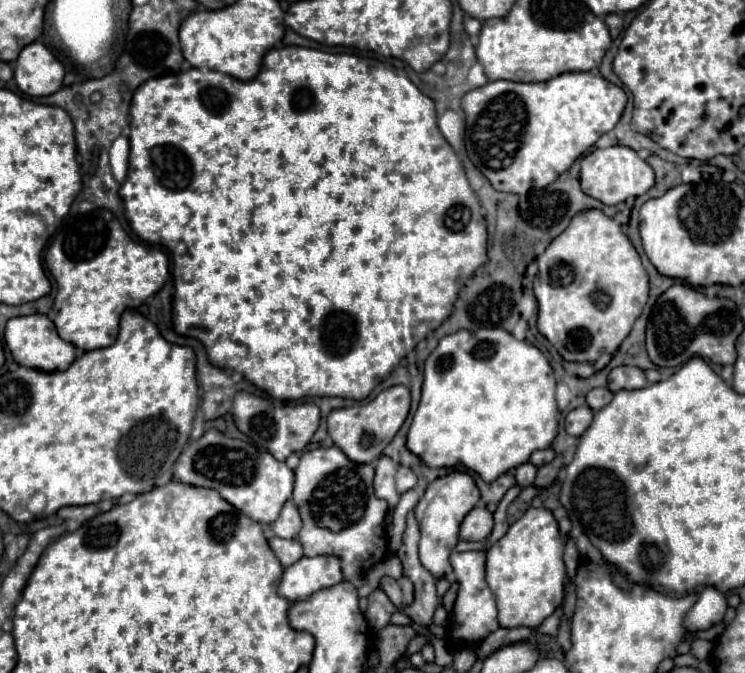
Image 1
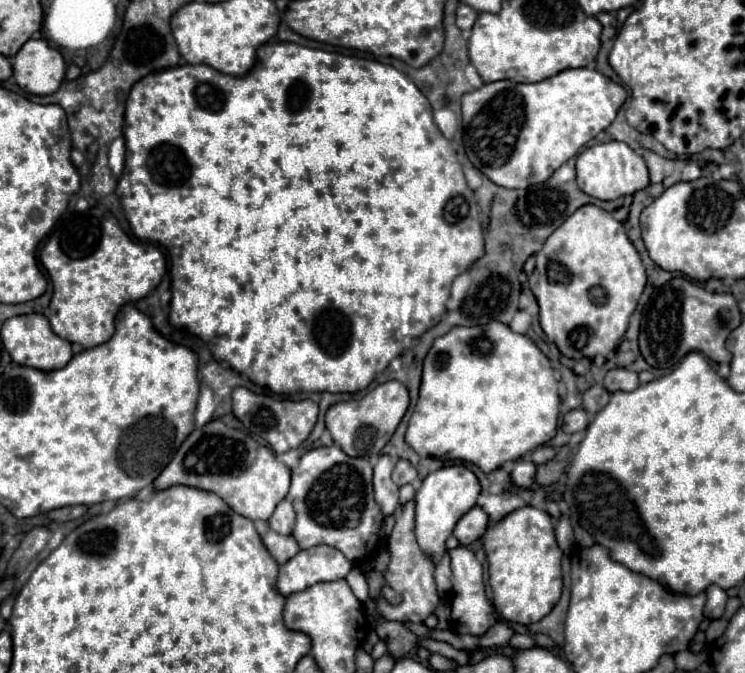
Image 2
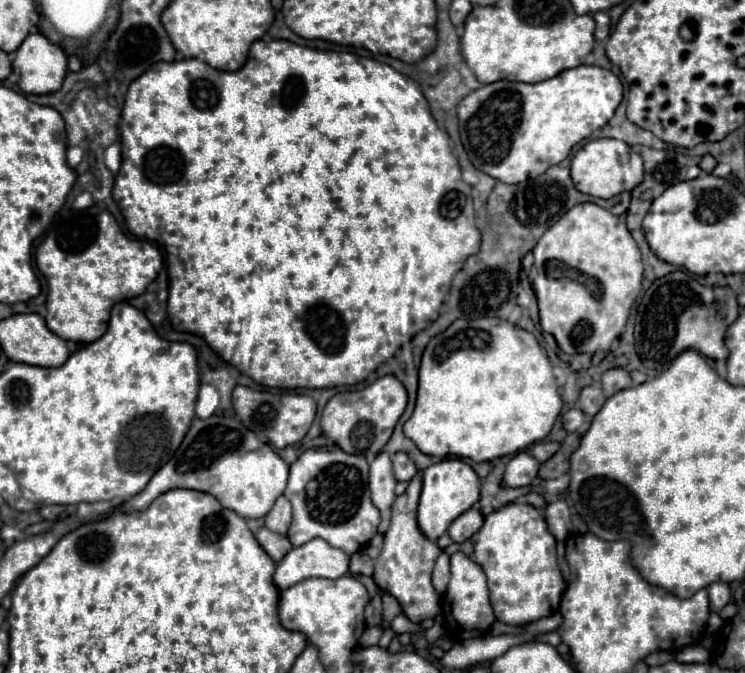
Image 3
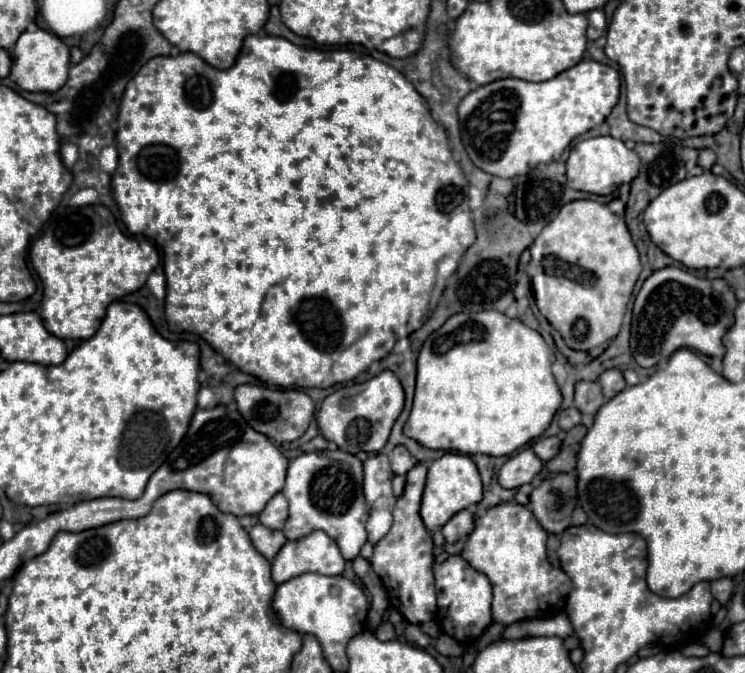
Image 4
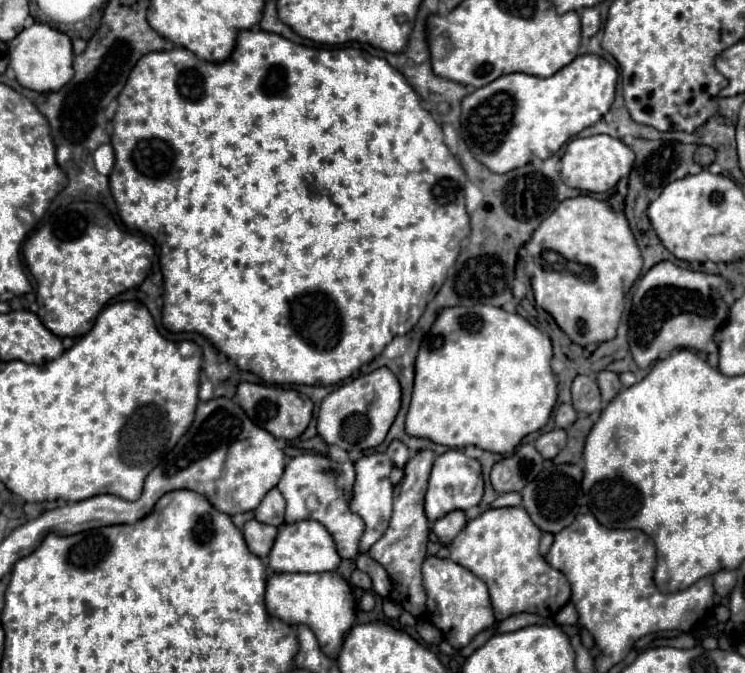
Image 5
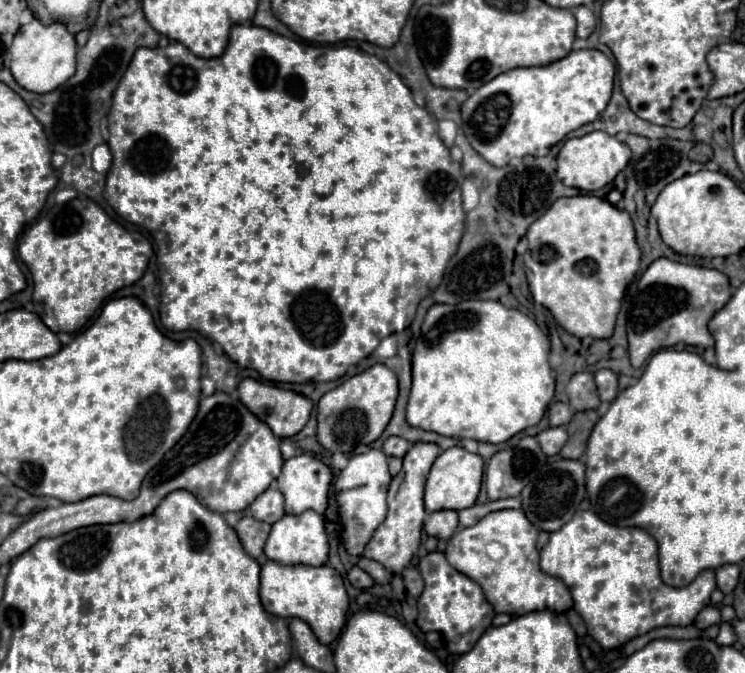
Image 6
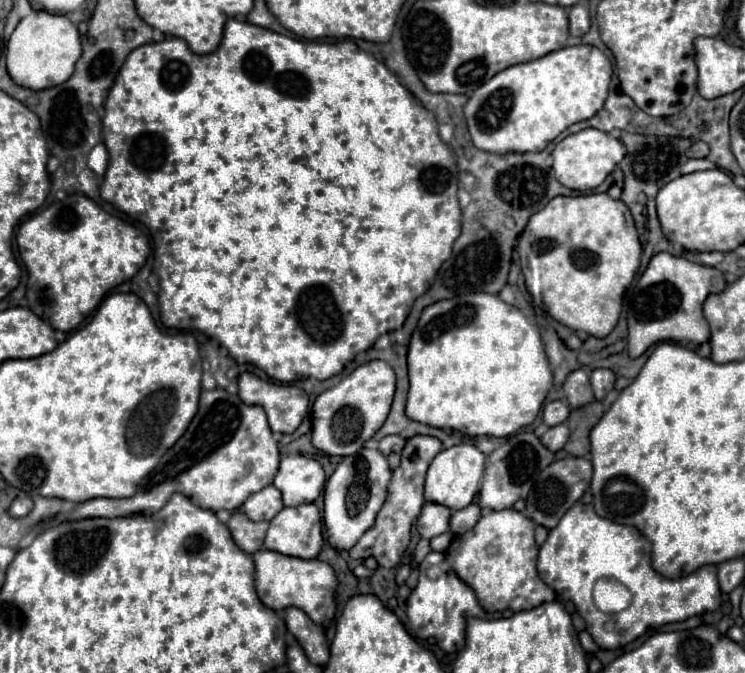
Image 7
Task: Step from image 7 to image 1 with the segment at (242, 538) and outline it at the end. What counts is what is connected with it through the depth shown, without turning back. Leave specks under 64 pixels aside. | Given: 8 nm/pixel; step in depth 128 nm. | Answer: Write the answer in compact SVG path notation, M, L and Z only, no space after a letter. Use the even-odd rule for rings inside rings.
M274 536L274 538L270 538L268 542L270 542L270 548L274 550L274 554L278 556L278 560L282 562L284 568L292 566L294 562L298 562L298 560L304 556L302 544L300 544L298 540L284 540L284 538Z

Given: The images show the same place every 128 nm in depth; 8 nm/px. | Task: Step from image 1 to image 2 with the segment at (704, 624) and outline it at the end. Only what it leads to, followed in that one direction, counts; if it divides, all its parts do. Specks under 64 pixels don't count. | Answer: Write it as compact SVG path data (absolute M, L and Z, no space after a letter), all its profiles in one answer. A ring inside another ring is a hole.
M716 586L706 588L706 606L704 606L704 616L710 620L722 618L724 608L726 608L726 592Z

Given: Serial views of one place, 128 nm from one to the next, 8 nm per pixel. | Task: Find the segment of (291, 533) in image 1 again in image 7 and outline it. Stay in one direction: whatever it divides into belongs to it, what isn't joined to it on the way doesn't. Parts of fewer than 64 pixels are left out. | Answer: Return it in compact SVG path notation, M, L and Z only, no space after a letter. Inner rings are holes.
M270 484L266 488L262 488L260 492L252 494L244 504L242 504L242 512L258 522L258 520L272 520L280 510L284 508L282 504L282 494Z

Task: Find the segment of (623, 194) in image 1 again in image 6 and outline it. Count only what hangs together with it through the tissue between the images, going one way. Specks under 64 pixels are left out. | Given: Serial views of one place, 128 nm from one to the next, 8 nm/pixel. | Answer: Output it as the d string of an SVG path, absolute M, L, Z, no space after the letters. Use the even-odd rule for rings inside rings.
M590 132L582 138L570 138L564 142L562 150L558 152L558 176L564 180L566 186L584 190L584 192L594 192L610 184L618 172L622 172L630 160L630 148L622 142L618 142L614 136L608 136L606 132Z

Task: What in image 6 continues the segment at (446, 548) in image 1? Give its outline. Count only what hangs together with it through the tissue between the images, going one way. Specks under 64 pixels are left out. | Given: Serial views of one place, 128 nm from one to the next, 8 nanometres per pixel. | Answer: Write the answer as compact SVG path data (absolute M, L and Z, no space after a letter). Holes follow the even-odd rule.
M460 446L448 448L446 452L442 452L428 476L426 482L426 494L424 494L424 502L426 502L426 510L428 512L438 512L438 510L464 510L474 506L478 494L480 494L480 486L482 486L482 474L484 474L484 462L478 454L470 454Z

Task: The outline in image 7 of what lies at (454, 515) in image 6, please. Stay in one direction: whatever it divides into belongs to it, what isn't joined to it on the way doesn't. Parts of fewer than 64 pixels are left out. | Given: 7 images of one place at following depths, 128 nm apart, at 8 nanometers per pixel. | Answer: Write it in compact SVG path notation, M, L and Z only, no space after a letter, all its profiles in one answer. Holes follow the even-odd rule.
M424 504L422 514L418 518L418 532L422 538L434 538L450 530L452 510L442 504Z

